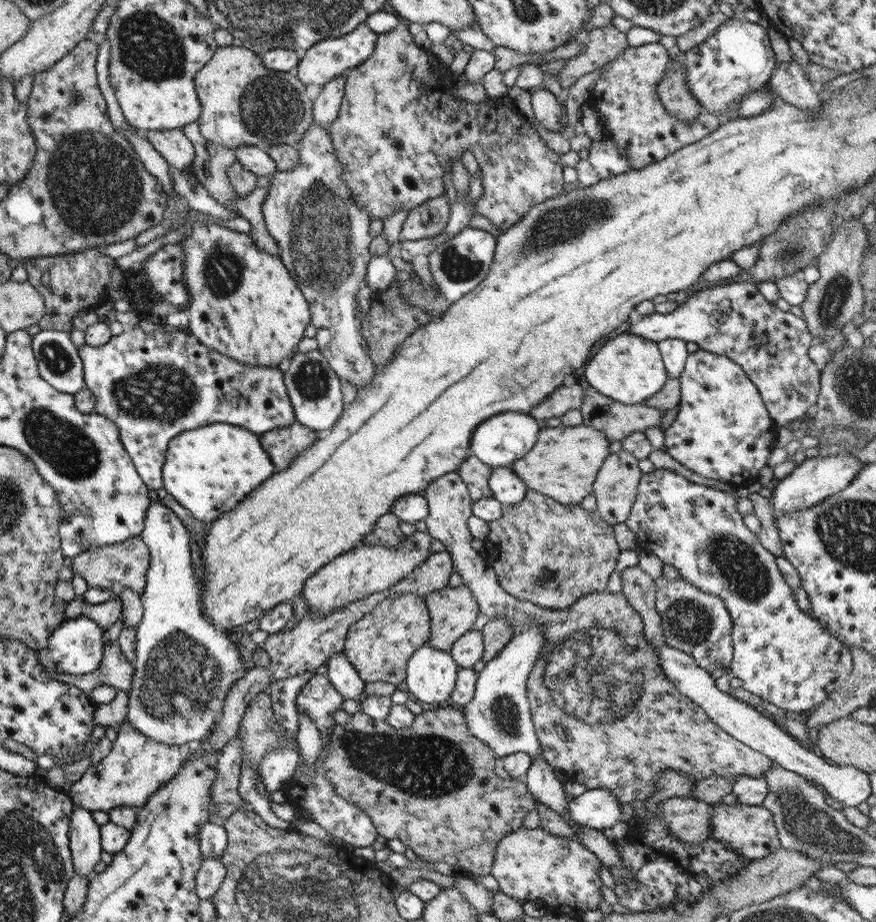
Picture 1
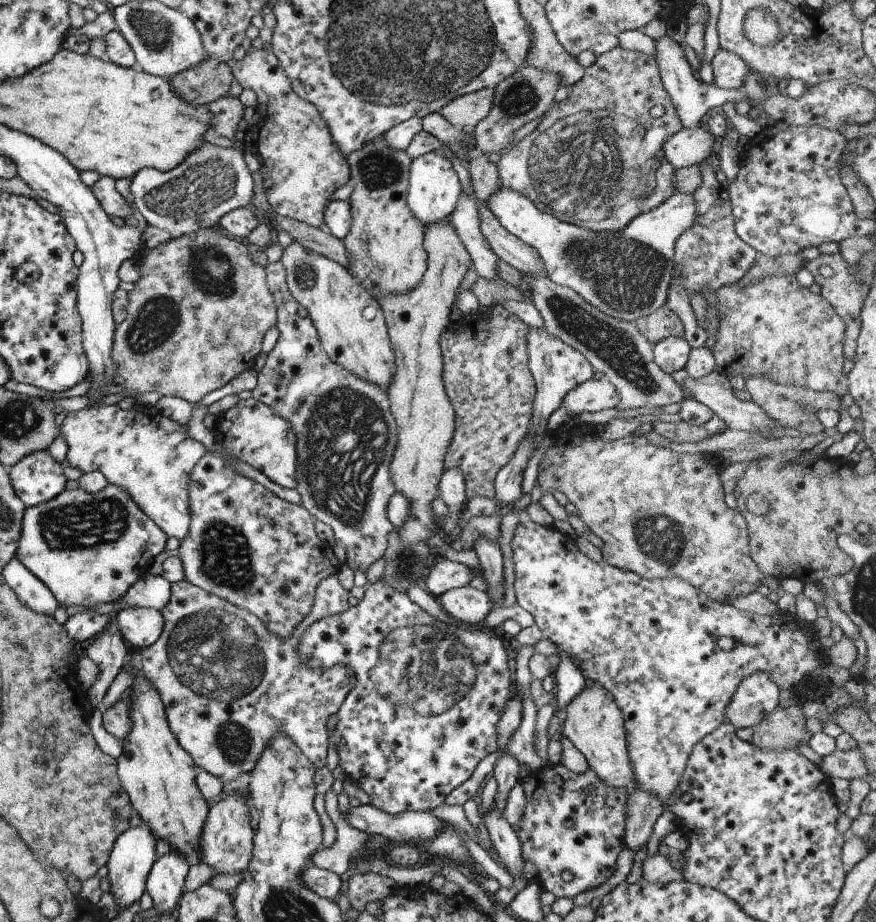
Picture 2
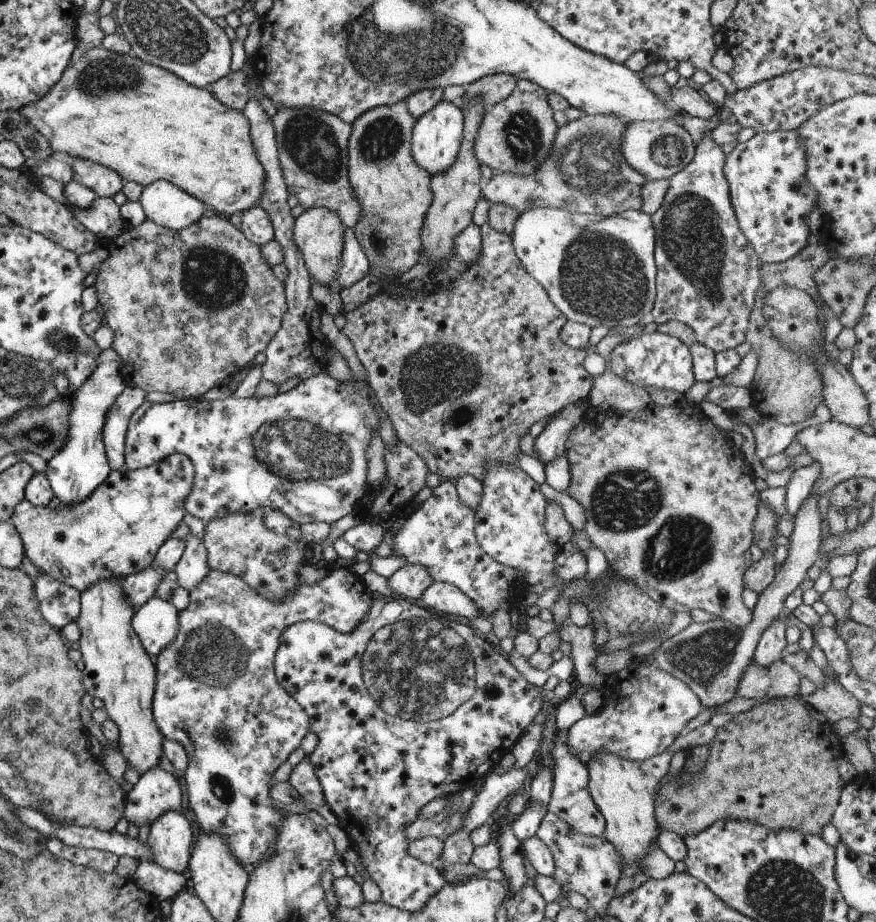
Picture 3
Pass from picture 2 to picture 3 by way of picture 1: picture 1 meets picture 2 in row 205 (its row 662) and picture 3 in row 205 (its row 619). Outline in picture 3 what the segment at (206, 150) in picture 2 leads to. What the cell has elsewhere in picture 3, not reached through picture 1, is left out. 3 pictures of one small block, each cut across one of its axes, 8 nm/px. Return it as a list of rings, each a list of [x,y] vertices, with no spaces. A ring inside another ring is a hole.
[[[163,179],[144,186],[138,201],[145,219],[171,230],[197,222],[207,209],[207,204]]]

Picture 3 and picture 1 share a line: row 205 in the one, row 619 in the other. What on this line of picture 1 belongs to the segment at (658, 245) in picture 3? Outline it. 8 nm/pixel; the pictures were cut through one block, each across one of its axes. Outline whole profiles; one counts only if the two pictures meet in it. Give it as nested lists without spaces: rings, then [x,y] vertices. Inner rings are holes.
[[[663,576],[655,583],[655,610],[661,619],[665,644],[675,650],[686,652],[696,666],[703,668],[713,680],[728,674],[732,659],[731,618],[719,596],[707,594],[681,578],[667,579]]]

